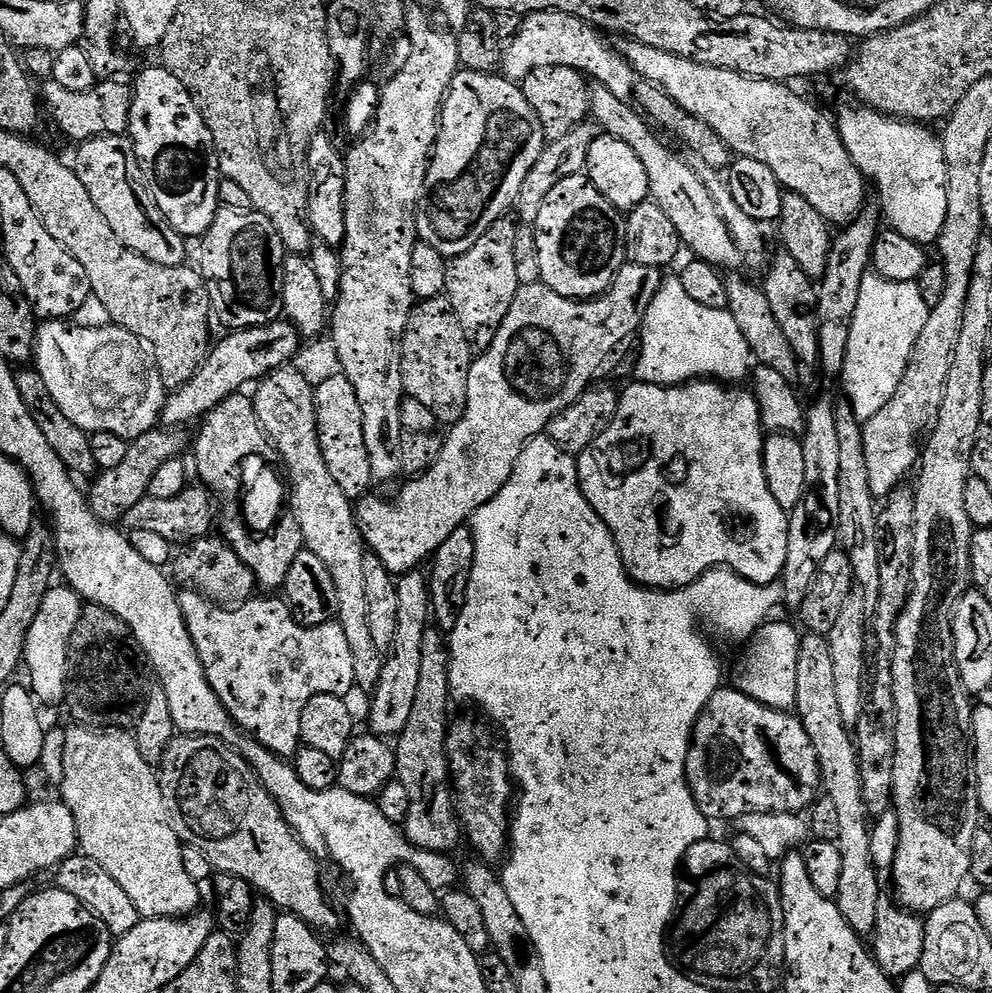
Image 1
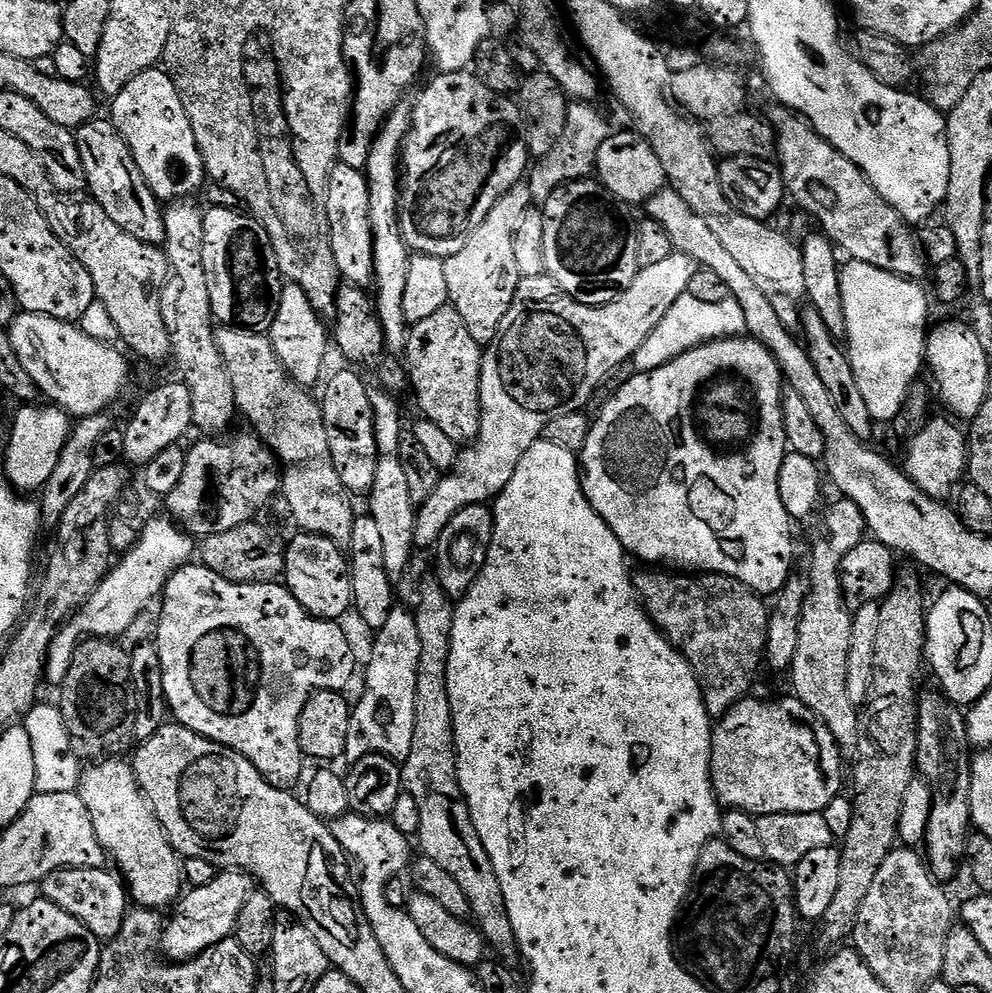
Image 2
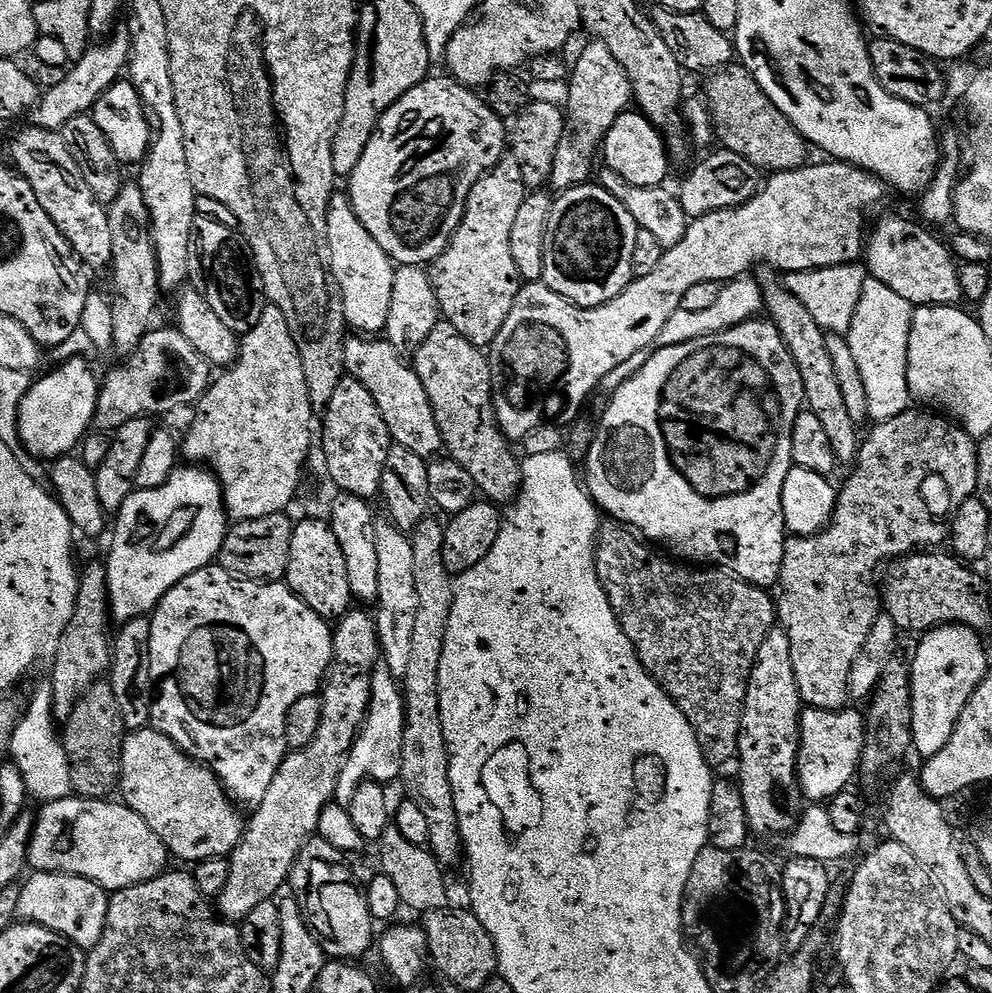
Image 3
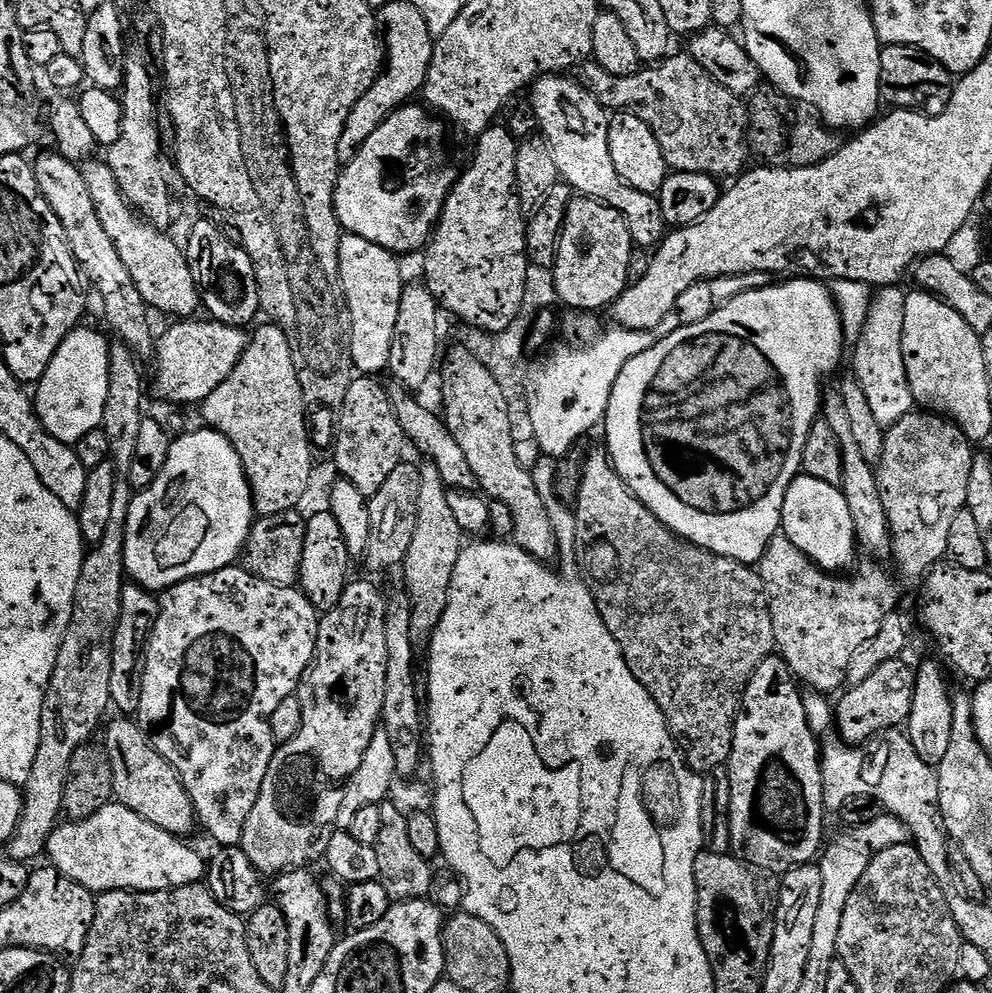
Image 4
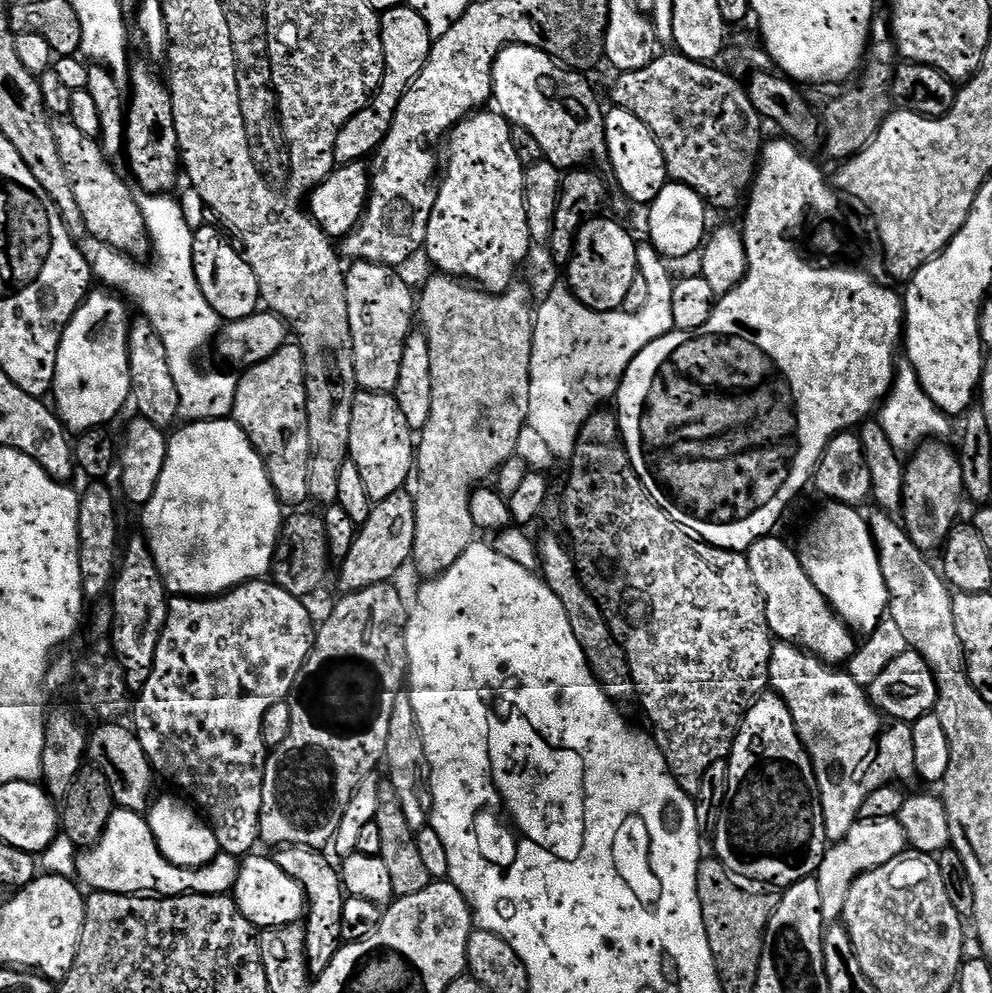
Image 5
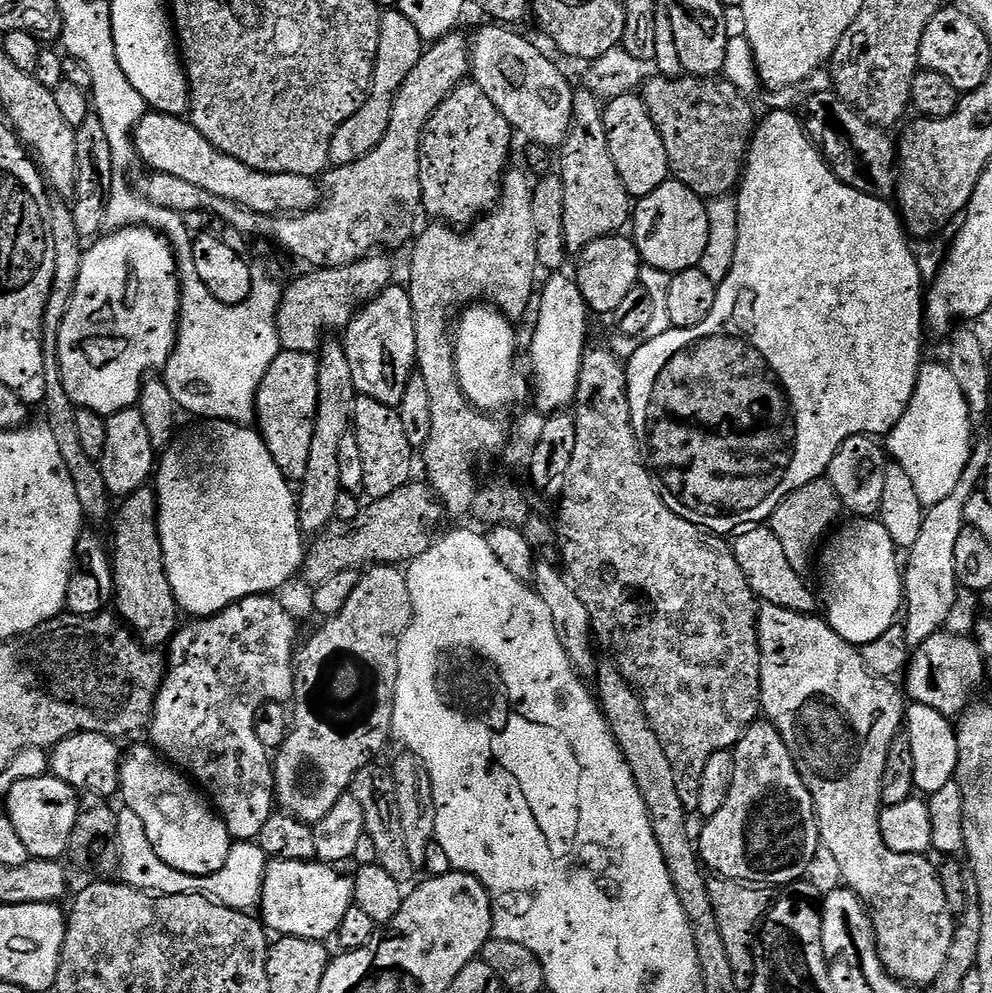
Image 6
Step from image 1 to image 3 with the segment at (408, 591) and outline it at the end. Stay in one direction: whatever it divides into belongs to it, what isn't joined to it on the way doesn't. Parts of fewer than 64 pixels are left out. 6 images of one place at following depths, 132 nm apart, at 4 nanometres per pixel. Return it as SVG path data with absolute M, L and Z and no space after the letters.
M383 662L377 663L376 669L374 670L374 674L372 675L372 689L370 690L370 706L368 707L368 713L366 714L366 718L364 719L364 725L360 727L360 734L357 736L356 741L354 742L354 746L352 747L352 752L346 758L346 762L342 766L342 774L338 778L338 786L336 787L336 799L335 803L341 804L342 807L348 808L350 806L350 801L354 798L354 793L358 790L358 786L362 786L362 782L366 782L367 780L377 780L379 784L383 784L385 786L391 785L391 780L394 782L400 780L400 771L402 770L402 766L404 763L402 762L402 746L404 745L404 689L402 687L401 681L397 678L395 674L389 670L387 665Z

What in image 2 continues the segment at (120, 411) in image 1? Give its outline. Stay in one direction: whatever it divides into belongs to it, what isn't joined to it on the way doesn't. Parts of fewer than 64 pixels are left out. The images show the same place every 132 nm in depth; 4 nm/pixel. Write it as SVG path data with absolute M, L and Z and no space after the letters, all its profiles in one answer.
M21 311L7 334L26 374L30 374L40 388L41 397L49 396L52 399L49 401L63 408L69 417L107 413L128 384L129 357L119 347L90 338L75 323Z

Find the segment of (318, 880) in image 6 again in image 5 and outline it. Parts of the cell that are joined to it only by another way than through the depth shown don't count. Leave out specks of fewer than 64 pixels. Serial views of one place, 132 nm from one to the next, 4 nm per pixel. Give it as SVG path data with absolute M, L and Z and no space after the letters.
M249 854L239 861L236 869L236 882L231 895L236 901L238 910L252 923L253 928L263 930L274 926L298 924L305 919L306 901L302 886L272 861L271 855L256 856Z

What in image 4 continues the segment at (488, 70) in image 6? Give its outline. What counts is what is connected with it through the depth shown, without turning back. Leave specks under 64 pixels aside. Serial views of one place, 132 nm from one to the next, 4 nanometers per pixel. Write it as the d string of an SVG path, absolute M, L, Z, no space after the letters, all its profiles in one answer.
M549 74L535 81L531 92L531 111L539 131L554 150L561 181L570 185L573 193L589 200L601 200L622 213L637 249L655 249L666 235L662 206L653 193L634 190L614 170L608 141L609 113L582 86L560 74Z

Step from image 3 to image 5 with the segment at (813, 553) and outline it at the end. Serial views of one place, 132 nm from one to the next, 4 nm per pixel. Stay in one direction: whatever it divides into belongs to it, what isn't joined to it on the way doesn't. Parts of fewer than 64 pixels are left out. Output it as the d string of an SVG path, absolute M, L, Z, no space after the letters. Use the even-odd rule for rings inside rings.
M940 438L917 444L904 464L902 523L908 537L922 550L943 545L957 523L960 500L965 499L962 466L957 449ZM769 534L755 540L746 549L746 555L750 574L754 574L754 582L764 600L768 629L777 641L803 648L829 666L843 665L854 655L858 640L853 629L837 616L818 586L810 582L793 545L791 548L776 534Z

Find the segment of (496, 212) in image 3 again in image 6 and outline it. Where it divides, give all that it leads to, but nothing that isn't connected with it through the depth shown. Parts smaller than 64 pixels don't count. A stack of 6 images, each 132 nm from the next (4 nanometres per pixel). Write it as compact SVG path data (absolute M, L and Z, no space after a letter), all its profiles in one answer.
M465 82L459 84L451 94L440 103L438 110L434 110L434 114L426 122L424 133L420 139L420 203L423 211L432 215L431 219L436 222L443 222L449 226L471 226L480 219L482 214L487 214L496 207L496 202L500 198L500 190L502 187L502 177L509 171L508 155L512 152L512 136L514 137L514 129L509 124L508 119L498 110L498 106L494 106L494 102L490 102L490 98L486 98L486 94L475 84L475 82Z

